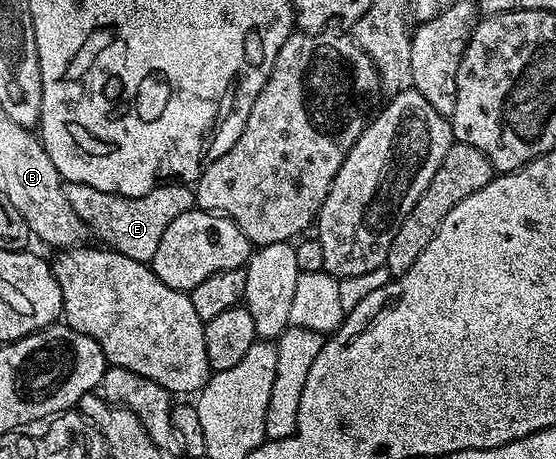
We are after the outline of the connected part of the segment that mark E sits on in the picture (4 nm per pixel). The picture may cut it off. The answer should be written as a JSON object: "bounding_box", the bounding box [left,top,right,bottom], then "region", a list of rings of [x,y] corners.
{"bounding_box":[65,183,196,263],"region":[[[80,183],[67,184],[65,191],[72,211],[80,215],[91,234],[95,238],[98,236],[105,248],[115,249],[120,255],[145,263],[153,262],[156,247],[160,247],[160,238],[164,236],[164,231],[168,231],[168,223],[196,205],[195,190],[186,183],[162,183],[139,197],[96,191],[96,187]]]}

